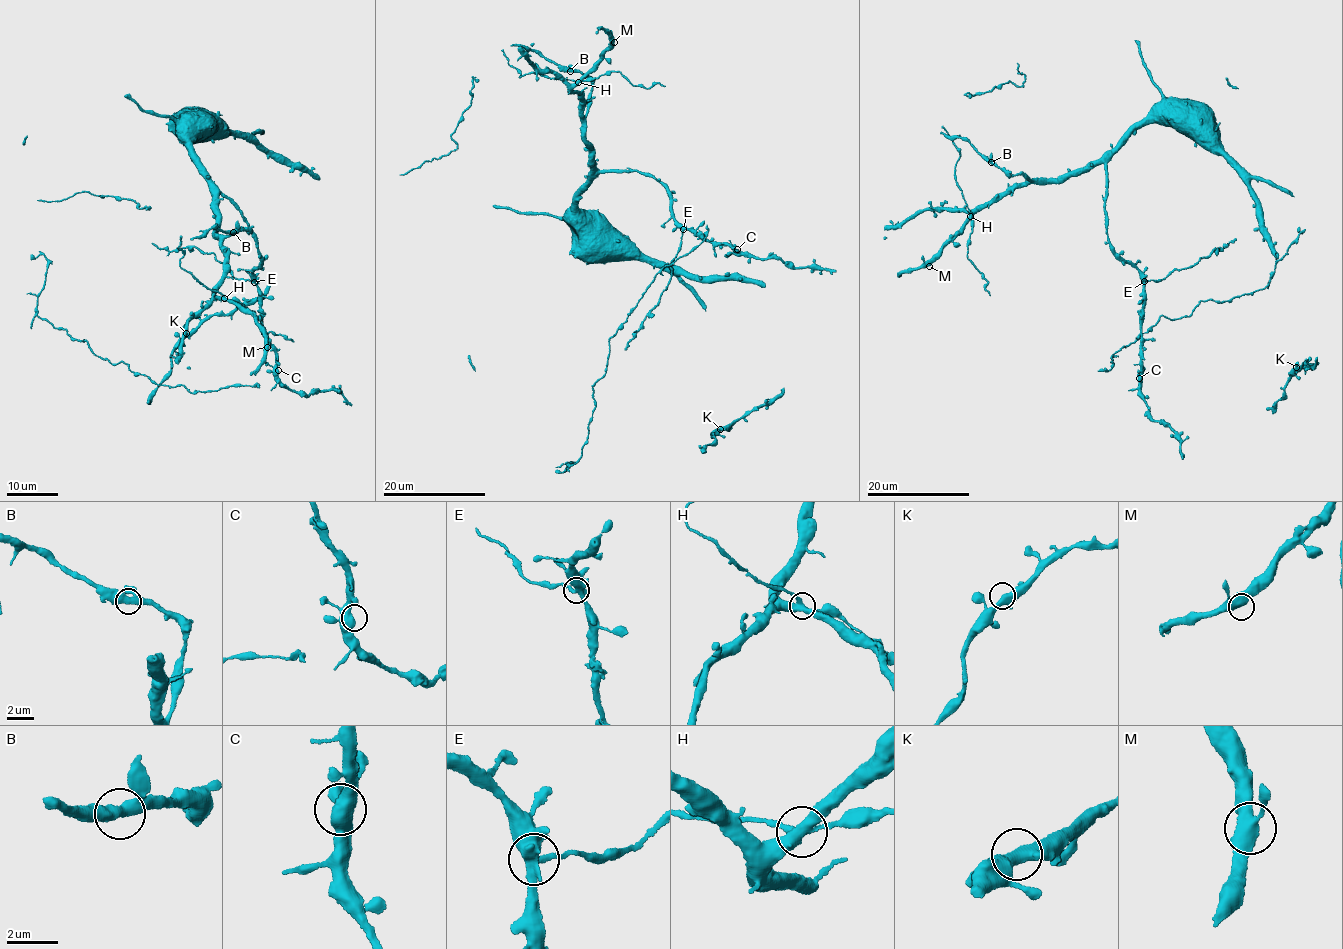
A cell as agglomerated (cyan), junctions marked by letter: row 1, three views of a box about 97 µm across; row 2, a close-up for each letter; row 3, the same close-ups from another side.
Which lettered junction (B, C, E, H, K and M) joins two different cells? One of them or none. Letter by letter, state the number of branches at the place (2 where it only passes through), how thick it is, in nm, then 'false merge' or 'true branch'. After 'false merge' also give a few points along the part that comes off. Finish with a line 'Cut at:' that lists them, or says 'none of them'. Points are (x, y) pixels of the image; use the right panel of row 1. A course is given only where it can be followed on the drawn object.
B: branches 3; calibre 400 nm; true branch
C: branches 4; calibre 400 nm; true branch
E: branches 4; calibre 400 nm; false merge; course (1143, 281), (1160, 279), (1172, 270), (1194, 266), (1210, 255), (1215, 247), (1223, 248), (1235, 239)
H: branches 4; calibre 400 nm; true branch
K: branches 3; calibre 360 nm; true branch
M: branches 3; calibre 480 nm; true branch
Cut at: E

